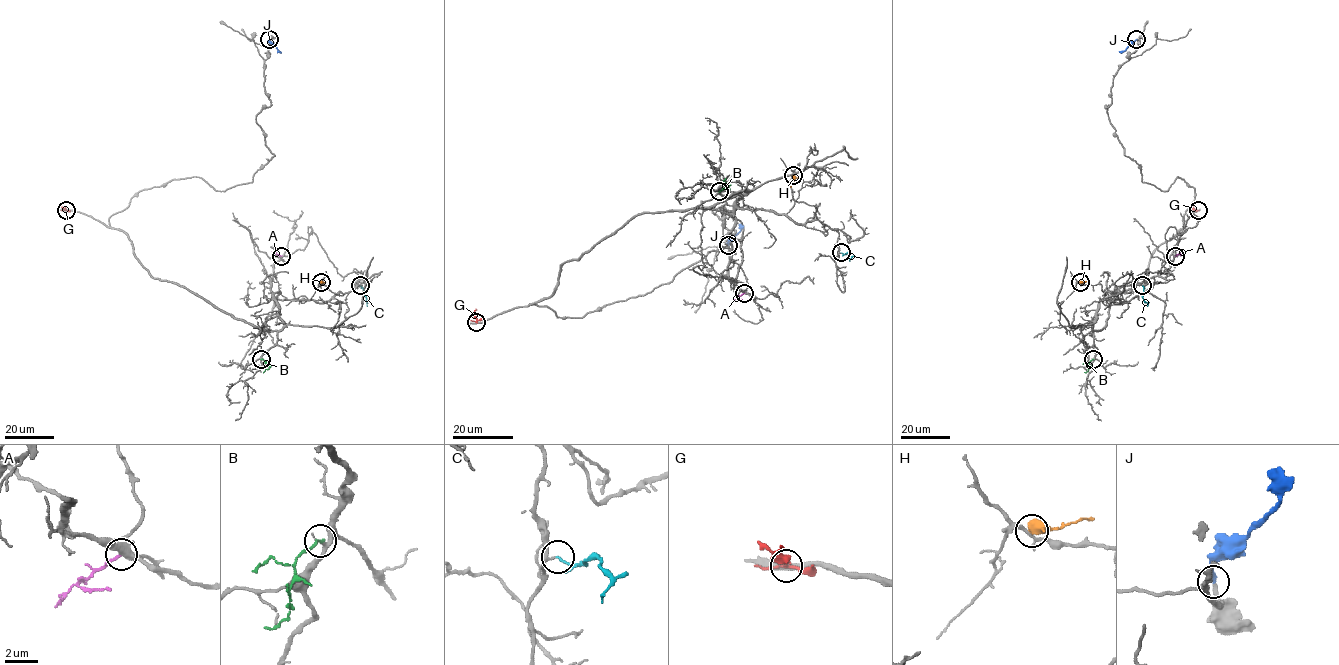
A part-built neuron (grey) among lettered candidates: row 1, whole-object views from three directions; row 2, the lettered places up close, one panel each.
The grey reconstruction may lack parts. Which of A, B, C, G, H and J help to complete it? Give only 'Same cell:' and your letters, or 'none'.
Same cell: C, J

